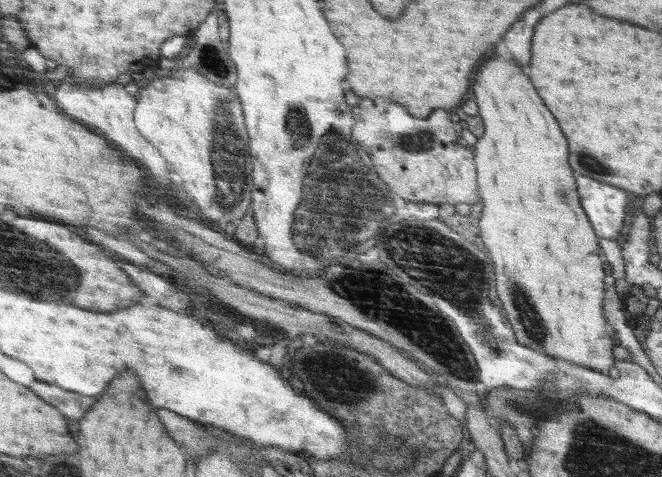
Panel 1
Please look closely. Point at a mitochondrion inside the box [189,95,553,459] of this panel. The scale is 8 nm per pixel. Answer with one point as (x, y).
(347, 210)

